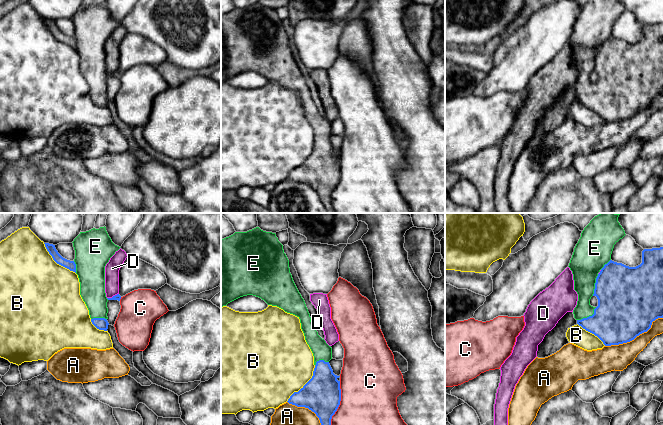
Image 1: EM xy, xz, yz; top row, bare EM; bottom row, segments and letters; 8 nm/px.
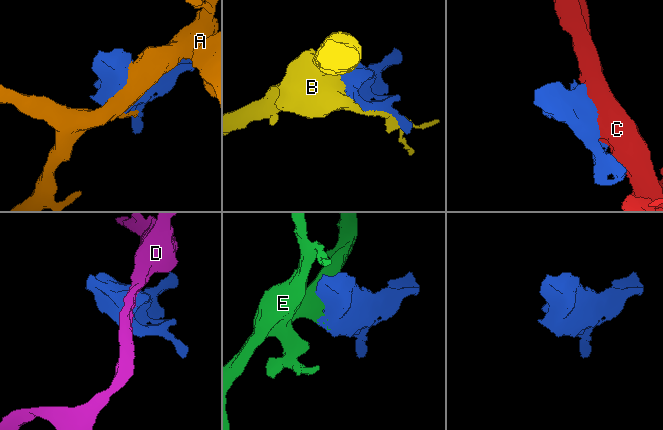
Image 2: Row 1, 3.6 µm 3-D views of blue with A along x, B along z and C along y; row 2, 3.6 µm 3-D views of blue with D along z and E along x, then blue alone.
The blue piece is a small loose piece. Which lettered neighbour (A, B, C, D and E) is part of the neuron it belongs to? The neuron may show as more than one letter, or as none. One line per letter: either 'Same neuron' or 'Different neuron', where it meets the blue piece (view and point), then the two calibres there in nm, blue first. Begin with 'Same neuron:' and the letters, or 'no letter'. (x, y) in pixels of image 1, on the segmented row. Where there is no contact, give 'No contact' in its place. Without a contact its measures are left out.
Same neuron: E
A: Different neuron. Touches blue at yz (635, 337). Thickness 460 nm (blue) against 200 nm
B: Different neuron. Touches blue at xz (305, 384). Thickness 300 nm (blue) against 500 nm
C: Different neuron. Touches blue at xz (339, 403). Thickness 300 nm (blue) against 440 nm
D: Different neuron. Touches blue at xy (113, 296). Thickness 50 nm (blue) against 120 nm
E: Same neuron. Touches blue at yz (589, 316). Thickness 400 nm (blue) against 160 nm

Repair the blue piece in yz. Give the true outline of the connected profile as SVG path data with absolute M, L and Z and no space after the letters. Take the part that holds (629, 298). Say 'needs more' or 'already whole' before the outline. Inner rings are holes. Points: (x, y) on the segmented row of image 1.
needs more; M600 213L595 216L582 231L568 266L573 274L574 290L578 294L577 305L573 310L574 318L579 326L597 336L605 346L630 342L647 332L653 321L663 318L663 247L644 249L642 263L636 267L612 261L614 245L626 235L618 222L620 214ZM592 296L598 299L597 307L590 305Z

